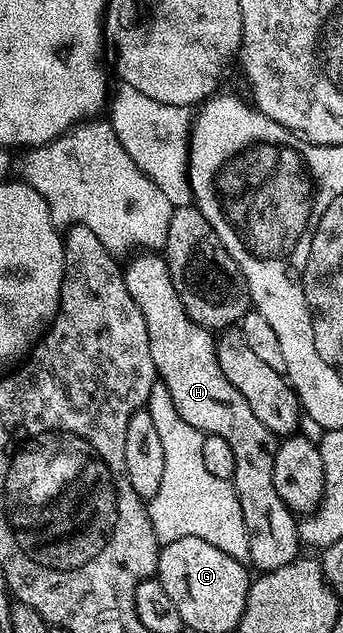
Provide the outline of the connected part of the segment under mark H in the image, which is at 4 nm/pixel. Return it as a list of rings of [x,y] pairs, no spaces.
[[[136,253],[128,261],[128,267],[126,263],[123,268],[126,289],[142,309],[142,317],[146,317],[150,357],[154,357],[159,382],[170,393],[178,417],[205,435],[222,437],[234,453],[234,477],[230,482],[242,505],[251,566],[263,573],[290,565],[290,561],[301,558],[302,544],[297,516],[284,504],[282,497],[278,497],[278,489],[274,489],[277,436],[254,417],[246,397],[242,397],[226,379],[226,373],[222,373],[216,356],[217,340],[209,328],[198,326],[186,313],[163,254]]]

